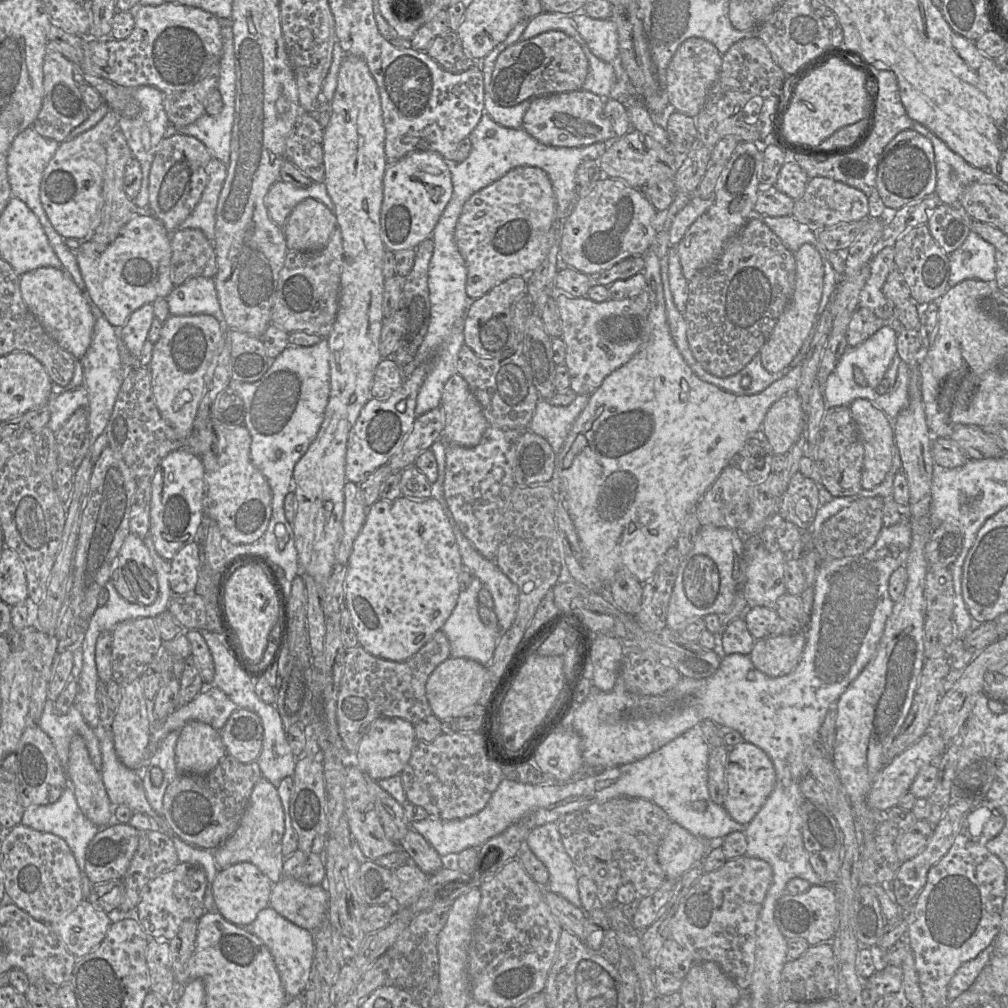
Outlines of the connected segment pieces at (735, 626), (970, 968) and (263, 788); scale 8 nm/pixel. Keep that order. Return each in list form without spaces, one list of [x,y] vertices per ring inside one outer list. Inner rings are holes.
[[[743,617],[731,621],[719,635],[718,651],[722,655],[743,654],[749,655],[755,645]]]
[[[994,942],[976,958],[965,962],[958,968],[949,984],[947,995],[949,1003],[966,991],[975,982],[976,978],[990,961],[993,950]]]
[[[262,777],[254,786],[249,803],[236,831],[214,850],[214,858],[219,868],[240,862],[254,864],[275,884],[283,877],[282,839],[285,833],[284,809],[278,790]]]

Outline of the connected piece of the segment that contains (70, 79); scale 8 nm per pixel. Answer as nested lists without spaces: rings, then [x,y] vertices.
[[[49,42],[46,46],[43,71],[44,97],[41,110],[32,124],[32,128],[41,136],[61,143],[90,114],[90,110],[87,108],[80,91],[80,86],[84,83],[84,77],[82,71],[73,62],[64,57],[54,44]]]

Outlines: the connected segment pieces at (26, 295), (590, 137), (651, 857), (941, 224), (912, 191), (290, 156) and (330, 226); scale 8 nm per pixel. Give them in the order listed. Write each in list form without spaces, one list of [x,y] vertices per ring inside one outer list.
[[[41,267],[20,275],[20,291],[29,311],[59,346],[80,360],[88,350],[95,317],[86,293],[63,269]]]
[[[583,89],[536,97],[530,101],[521,128],[540,143],[553,147],[571,148],[611,142],[614,133],[604,114],[604,100]]]
[[[617,797],[565,814],[555,823],[578,876],[587,876],[594,881],[599,908],[605,912],[618,905],[616,893],[620,886],[633,884],[638,896],[643,898],[667,879],[659,864],[657,851],[672,820],[650,800]]]
[[[939,203],[929,214],[927,227],[947,255],[959,248],[971,231],[972,218],[959,205]]]
[[[915,130],[899,132],[883,149],[876,174],[876,188],[888,212],[934,193],[936,170],[933,146],[929,139]]]
[[[302,111],[286,140],[286,159],[313,182],[325,179],[323,131],[318,120]]]
[[[306,198],[294,207],[283,232],[288,250],[314,251],[327,245],[335,228],[335,213],[319,200]]]

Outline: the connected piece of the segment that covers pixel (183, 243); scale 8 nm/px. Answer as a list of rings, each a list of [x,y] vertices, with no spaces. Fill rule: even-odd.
[[[178,228],[171,233],[171,252],[171,281],[174,287],[193,277],[215,277],[214,242],[200,229]]]

